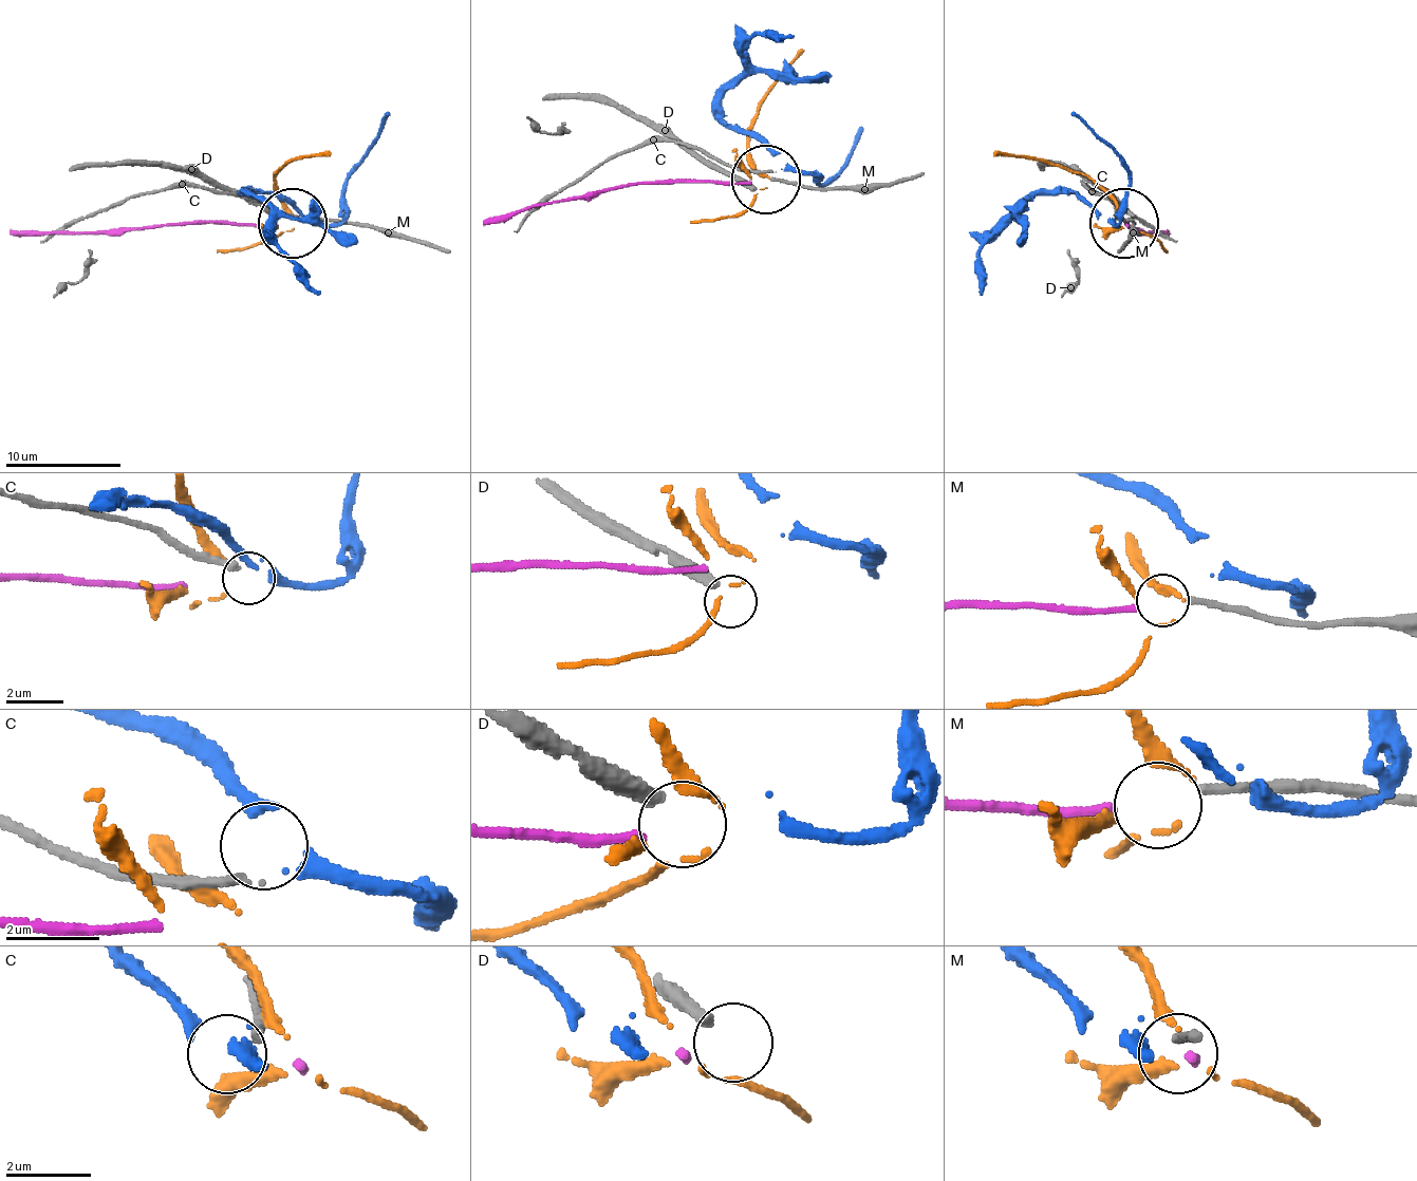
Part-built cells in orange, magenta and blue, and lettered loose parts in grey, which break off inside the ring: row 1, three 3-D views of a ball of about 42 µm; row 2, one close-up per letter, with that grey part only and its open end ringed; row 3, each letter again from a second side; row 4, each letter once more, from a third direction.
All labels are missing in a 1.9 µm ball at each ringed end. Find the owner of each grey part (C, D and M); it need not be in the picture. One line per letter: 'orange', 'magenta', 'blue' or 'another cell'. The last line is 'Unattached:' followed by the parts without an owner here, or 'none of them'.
C: blue
D: another cell
M: magenta
Unattached: D

